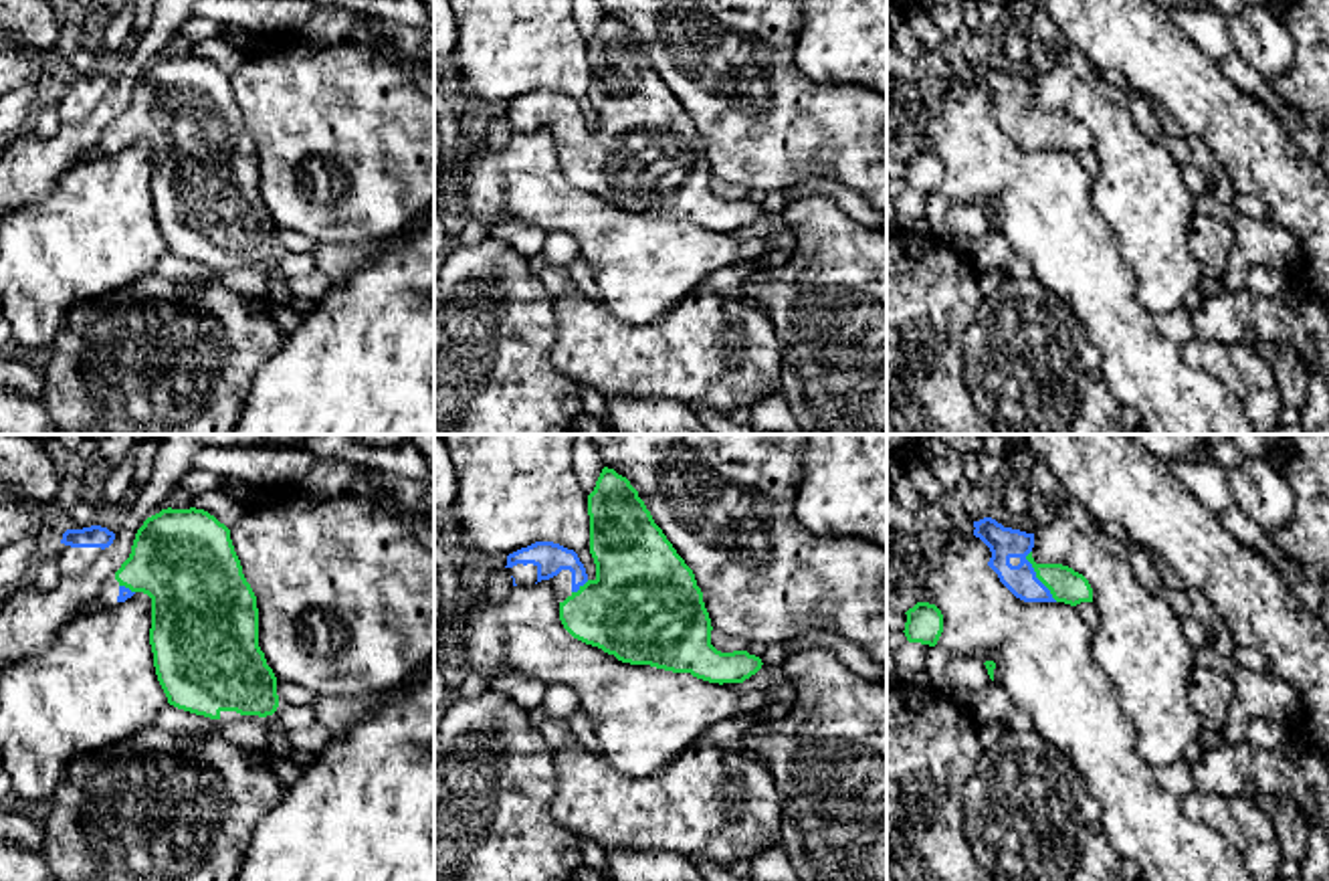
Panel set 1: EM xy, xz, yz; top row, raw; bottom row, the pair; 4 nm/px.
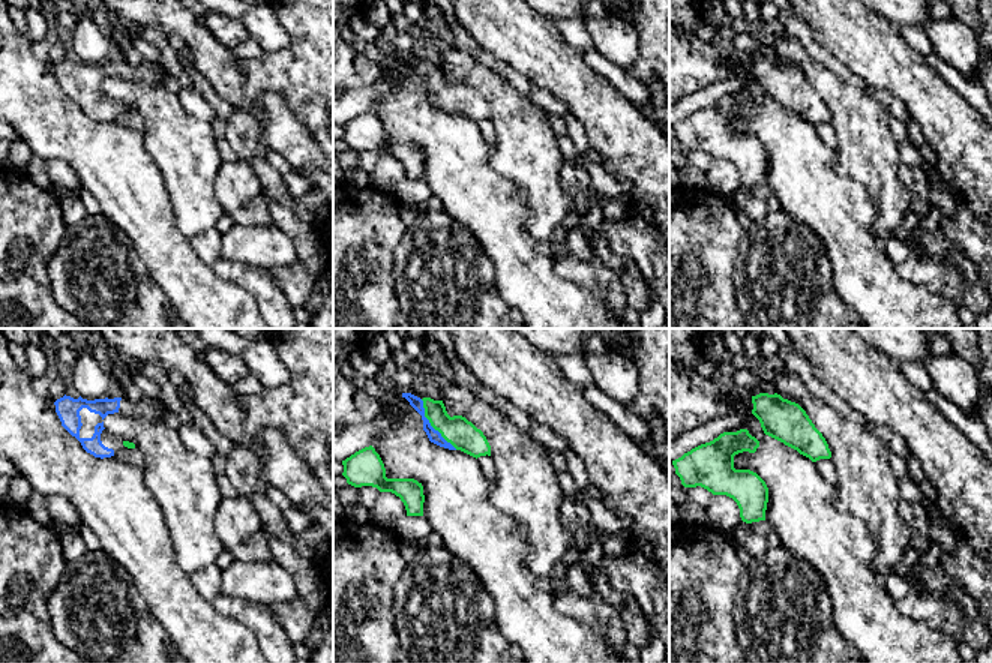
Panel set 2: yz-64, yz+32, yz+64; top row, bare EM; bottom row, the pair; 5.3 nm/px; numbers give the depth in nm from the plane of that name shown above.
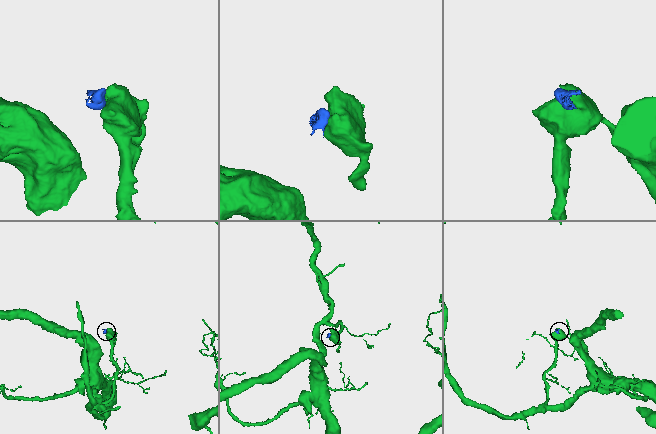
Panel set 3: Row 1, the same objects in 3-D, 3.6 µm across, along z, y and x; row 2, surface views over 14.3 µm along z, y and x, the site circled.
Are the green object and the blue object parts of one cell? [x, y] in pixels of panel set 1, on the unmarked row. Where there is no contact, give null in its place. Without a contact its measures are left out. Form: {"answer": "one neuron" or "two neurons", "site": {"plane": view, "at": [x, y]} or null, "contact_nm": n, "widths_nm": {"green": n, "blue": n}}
{"answer": "one neuron", "site": {"plane": "yz", "at": [1037, 124]}, "contact_nm": 240, "widths_nm": {"green": 140, "blue": 130}}

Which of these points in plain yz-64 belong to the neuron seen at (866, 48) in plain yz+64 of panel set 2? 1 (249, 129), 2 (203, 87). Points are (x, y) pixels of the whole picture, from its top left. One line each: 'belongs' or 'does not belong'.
1: does not belong
2: does not belong

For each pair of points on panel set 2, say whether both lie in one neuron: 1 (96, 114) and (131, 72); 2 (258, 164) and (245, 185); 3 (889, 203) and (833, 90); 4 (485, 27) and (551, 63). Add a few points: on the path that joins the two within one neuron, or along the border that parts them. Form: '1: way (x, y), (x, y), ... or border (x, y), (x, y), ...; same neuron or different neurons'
1: way (93, 98), (93, 84), (107, 71), (114, 71); same neuron
2: border (248, 162), (261, 185); different neurons
3: way (881, 174), (866, 152), (862, 126), (857, 119); same neuron
4: way (502, 30), (511, 30), (535, 47); same neuron

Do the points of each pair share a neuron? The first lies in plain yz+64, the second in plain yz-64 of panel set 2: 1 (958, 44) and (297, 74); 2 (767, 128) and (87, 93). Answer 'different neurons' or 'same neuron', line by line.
1: different neurons
2: different neurons

